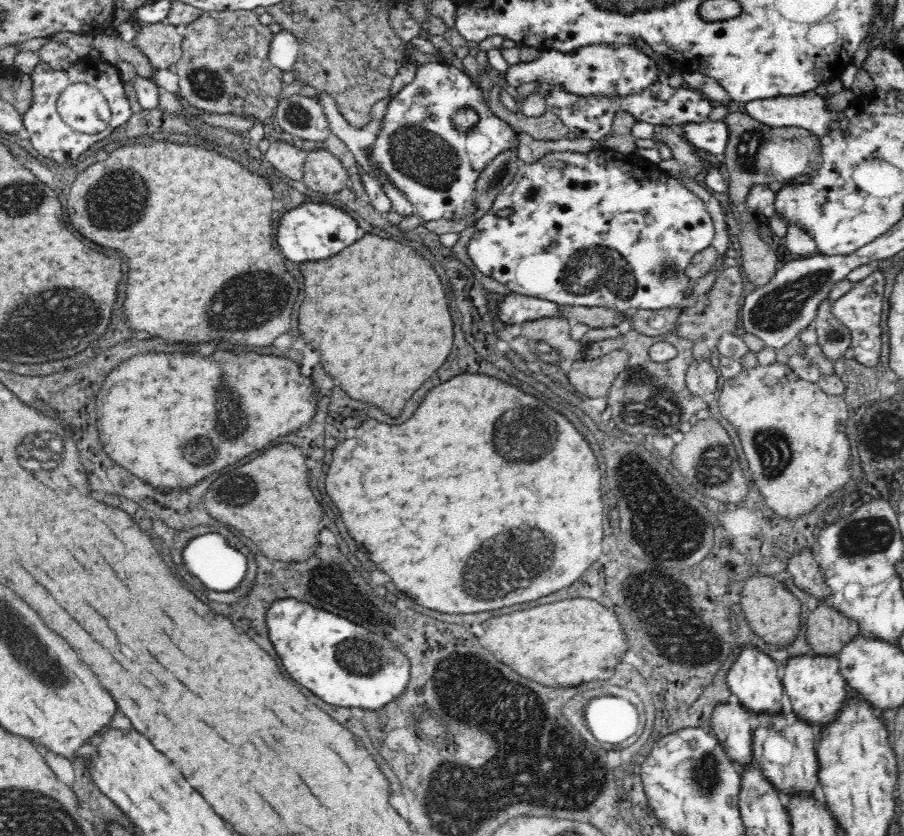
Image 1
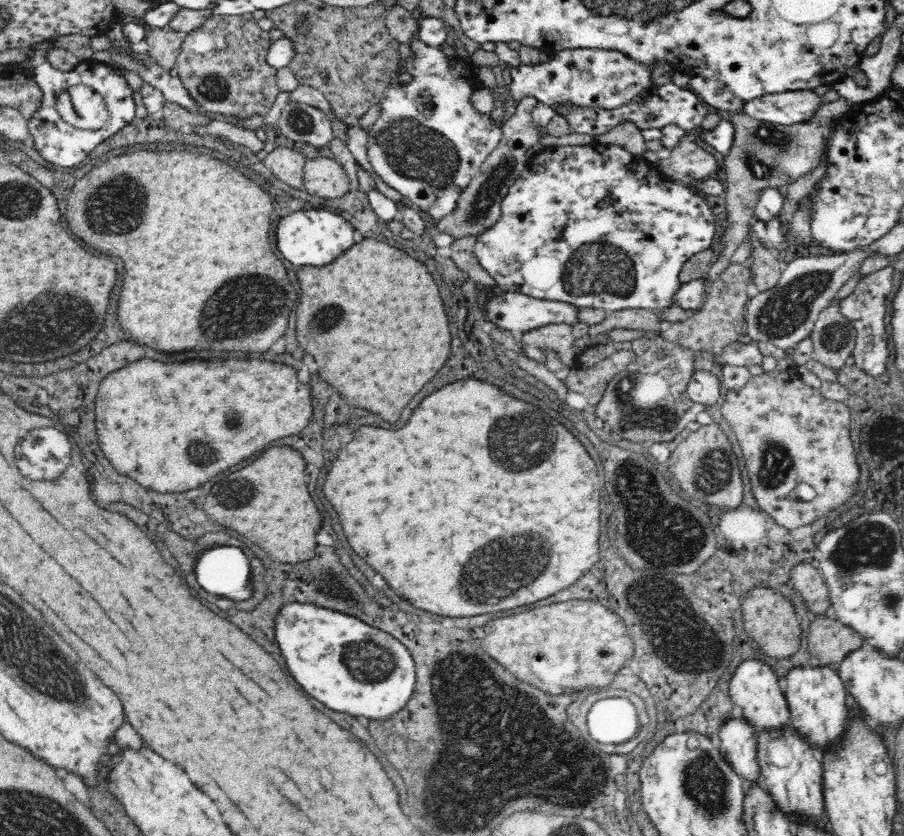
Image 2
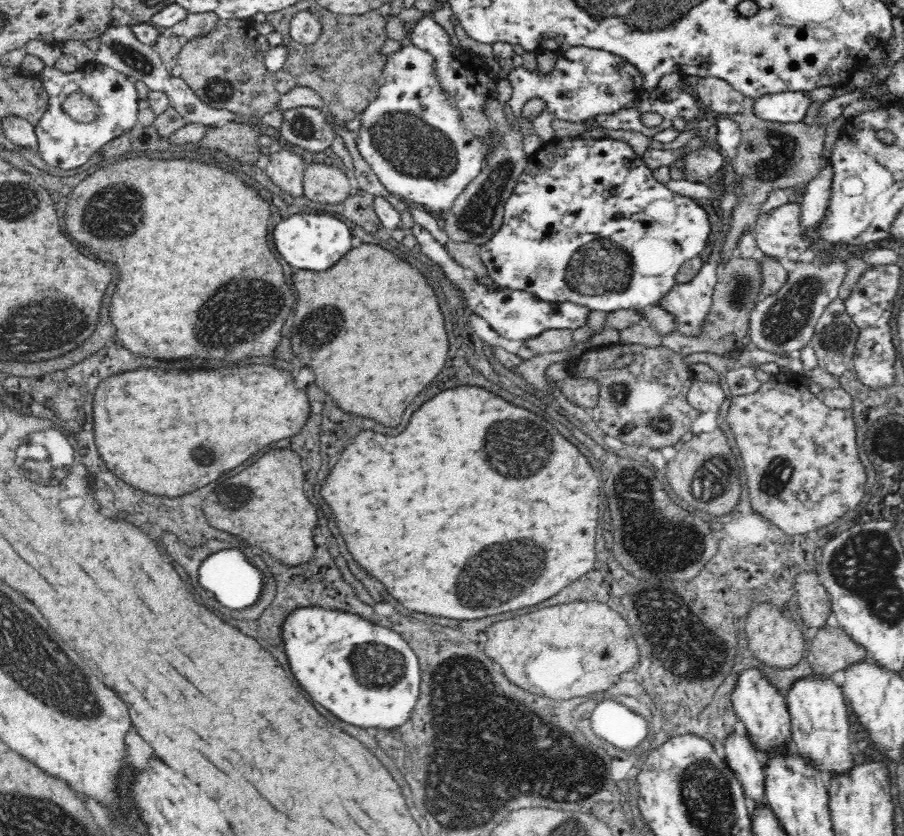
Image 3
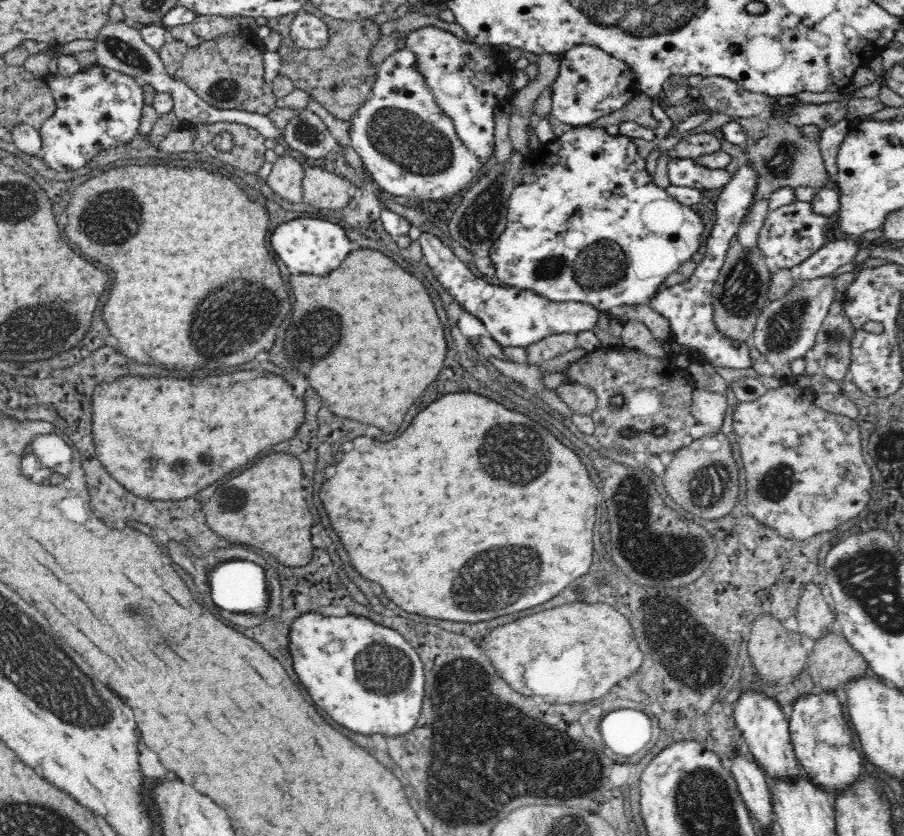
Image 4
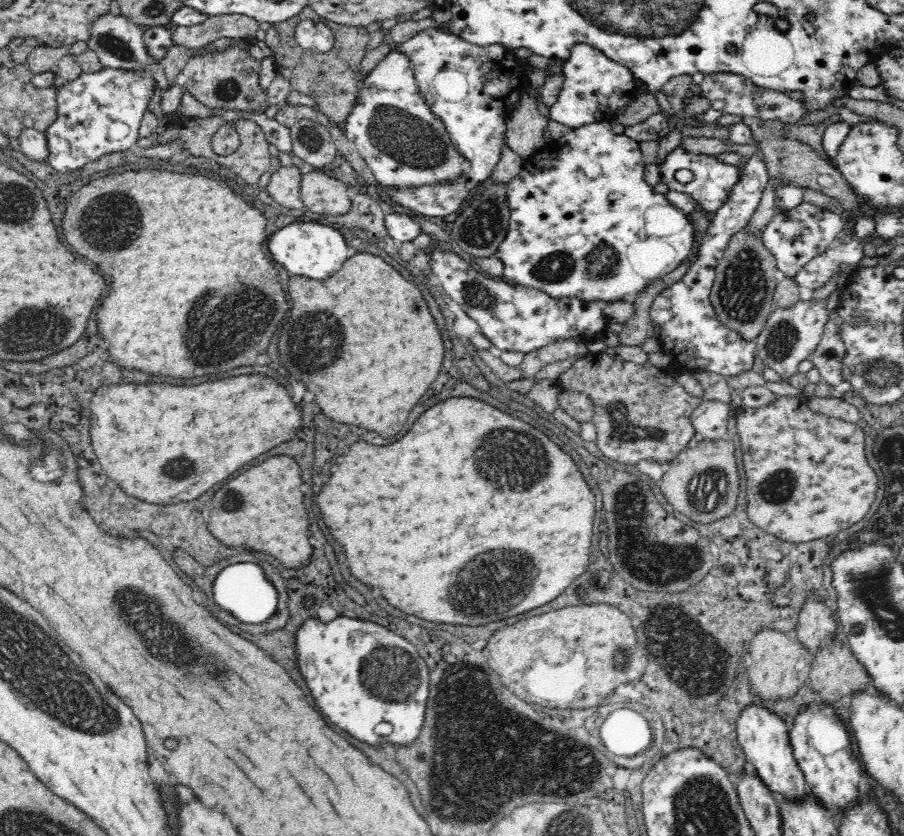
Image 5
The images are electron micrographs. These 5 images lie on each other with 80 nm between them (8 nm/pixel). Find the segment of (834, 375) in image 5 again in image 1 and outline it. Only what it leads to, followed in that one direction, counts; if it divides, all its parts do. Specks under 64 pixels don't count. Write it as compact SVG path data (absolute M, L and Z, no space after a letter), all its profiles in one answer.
M829 300L818 307L813 327L818 335L816 346L822 349L826 359L836 362L849 356L851 333L832 312Z

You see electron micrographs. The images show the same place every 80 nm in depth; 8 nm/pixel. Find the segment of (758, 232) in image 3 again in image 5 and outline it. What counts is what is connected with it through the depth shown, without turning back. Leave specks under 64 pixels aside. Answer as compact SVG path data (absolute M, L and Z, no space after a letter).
M802 202L790 210L777 210L772 220L763 228L761 234L764 244L778 260L778 269L786 278L795 280L796 276L808 266L808 262L820 256L836 240L843 237L844 220L840 215Z

